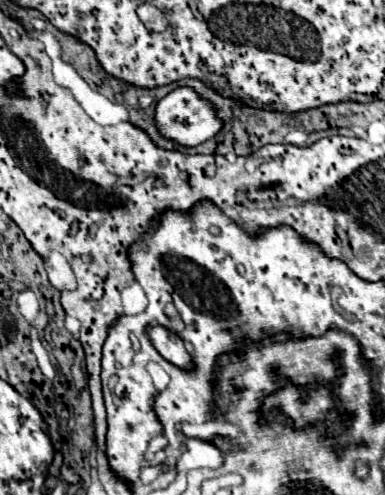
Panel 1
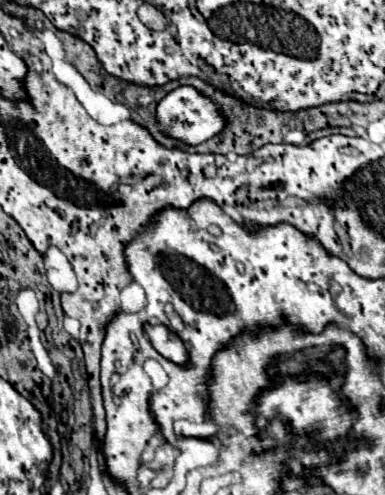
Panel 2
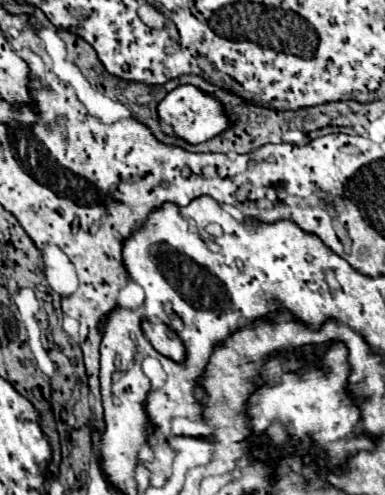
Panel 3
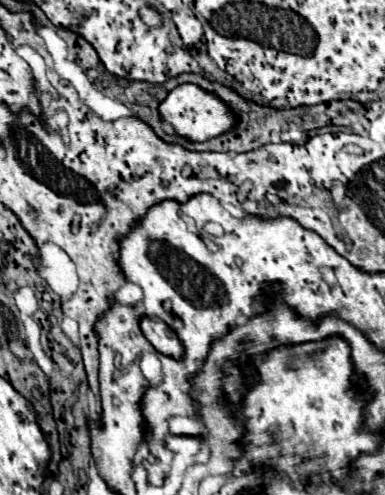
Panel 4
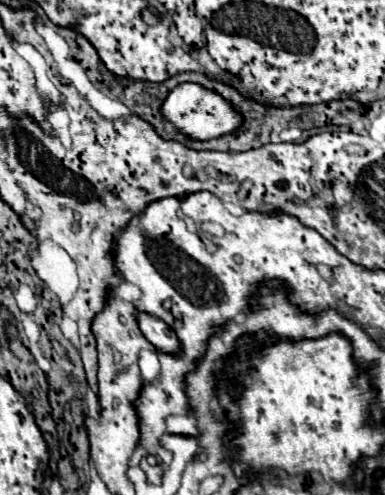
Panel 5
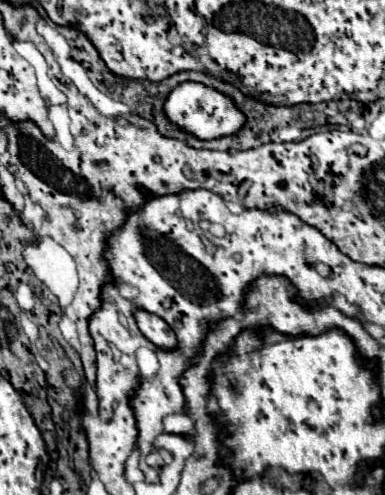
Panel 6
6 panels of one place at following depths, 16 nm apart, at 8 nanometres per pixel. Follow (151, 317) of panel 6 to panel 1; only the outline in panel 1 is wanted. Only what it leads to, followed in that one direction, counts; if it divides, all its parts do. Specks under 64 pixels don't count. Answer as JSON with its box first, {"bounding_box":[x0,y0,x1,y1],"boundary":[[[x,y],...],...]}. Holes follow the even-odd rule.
{"bounding_box":[146,326,192,368],"boundary":[[[148,326],[146,328],[150,342],[154,344],[154,348],[172,364],[180,366],[180,368],[192,368],[192,360],[190,354],[184,348],[184,342],[170,330],[166,330],[164,326]]]}

